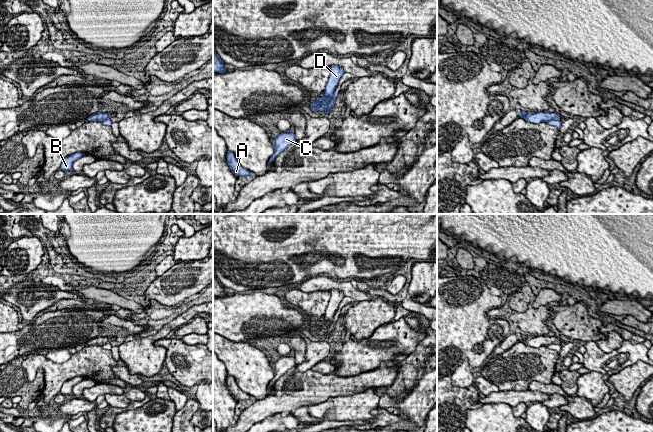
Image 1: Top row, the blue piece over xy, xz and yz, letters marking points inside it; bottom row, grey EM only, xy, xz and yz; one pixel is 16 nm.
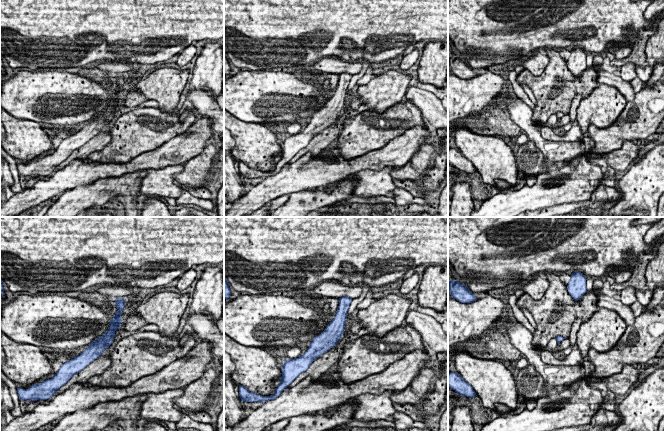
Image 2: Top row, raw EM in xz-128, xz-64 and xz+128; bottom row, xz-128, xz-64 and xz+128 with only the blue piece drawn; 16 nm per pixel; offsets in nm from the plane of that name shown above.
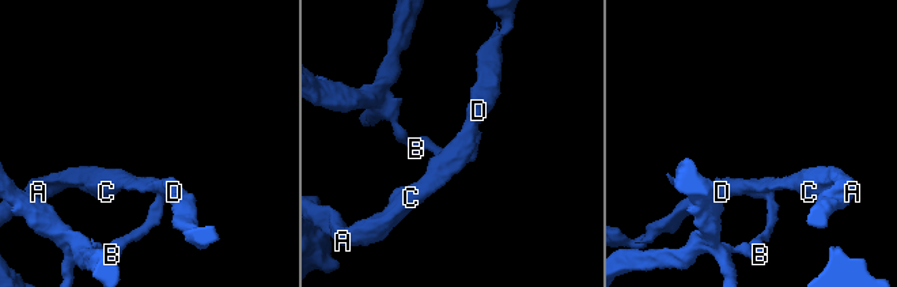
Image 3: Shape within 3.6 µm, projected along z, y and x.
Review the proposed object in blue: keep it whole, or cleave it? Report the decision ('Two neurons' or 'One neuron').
Two neurons

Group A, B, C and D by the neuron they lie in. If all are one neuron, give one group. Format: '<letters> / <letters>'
A C D / B

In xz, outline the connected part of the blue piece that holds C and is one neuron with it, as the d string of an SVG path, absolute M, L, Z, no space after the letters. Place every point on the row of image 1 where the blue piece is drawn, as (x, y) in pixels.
M289 131L286 133L282 133L274 138L274 154L269 159L269 163L273 162L275 158L282 153L288 146L296 143L295 133L294 131Z

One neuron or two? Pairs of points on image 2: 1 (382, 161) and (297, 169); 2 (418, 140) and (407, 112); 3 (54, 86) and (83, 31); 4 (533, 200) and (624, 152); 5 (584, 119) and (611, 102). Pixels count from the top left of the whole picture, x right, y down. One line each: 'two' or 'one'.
1: one
2: two
3: two
4: two
5: one

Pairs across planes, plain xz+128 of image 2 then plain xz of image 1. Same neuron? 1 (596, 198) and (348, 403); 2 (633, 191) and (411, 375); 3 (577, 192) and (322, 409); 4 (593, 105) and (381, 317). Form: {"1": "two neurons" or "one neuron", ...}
{"1": "two neurons", "2": "two neurons", "3": "one neuron", "4": "one neuron"}

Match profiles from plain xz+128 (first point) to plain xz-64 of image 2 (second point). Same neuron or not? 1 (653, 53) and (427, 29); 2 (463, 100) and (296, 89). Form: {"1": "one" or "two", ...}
{"1": "two", "2": "one"}

